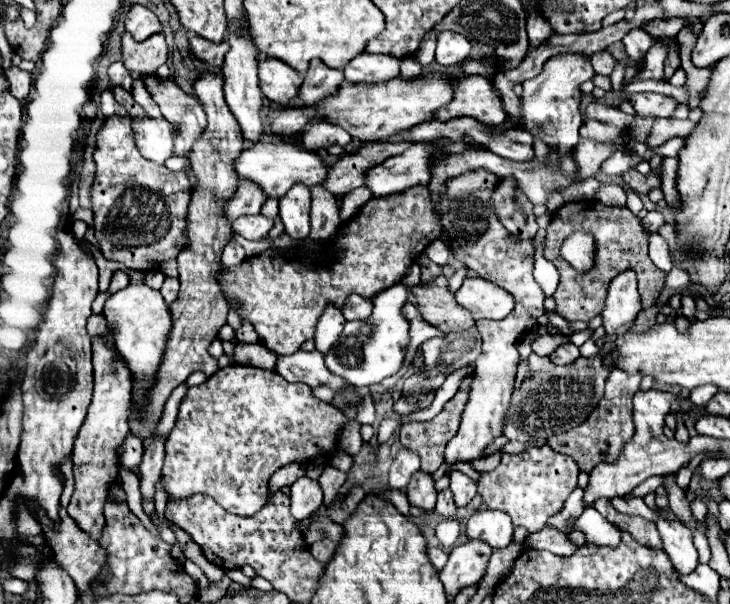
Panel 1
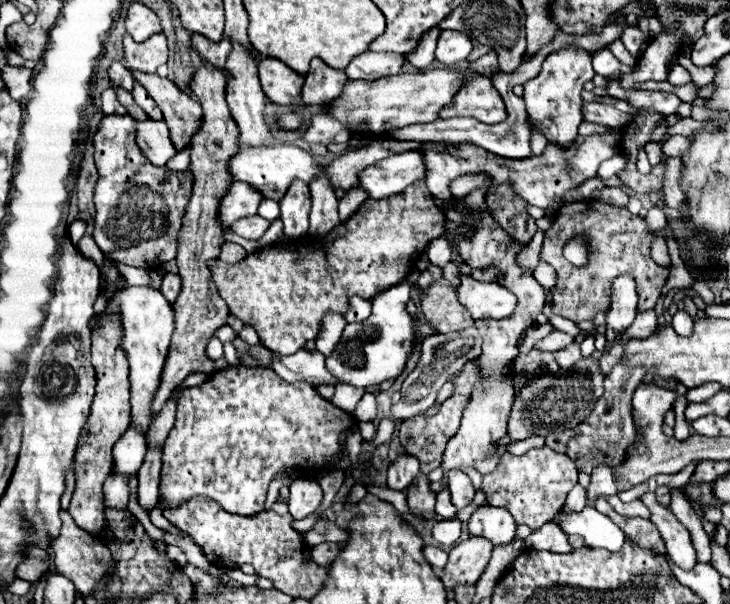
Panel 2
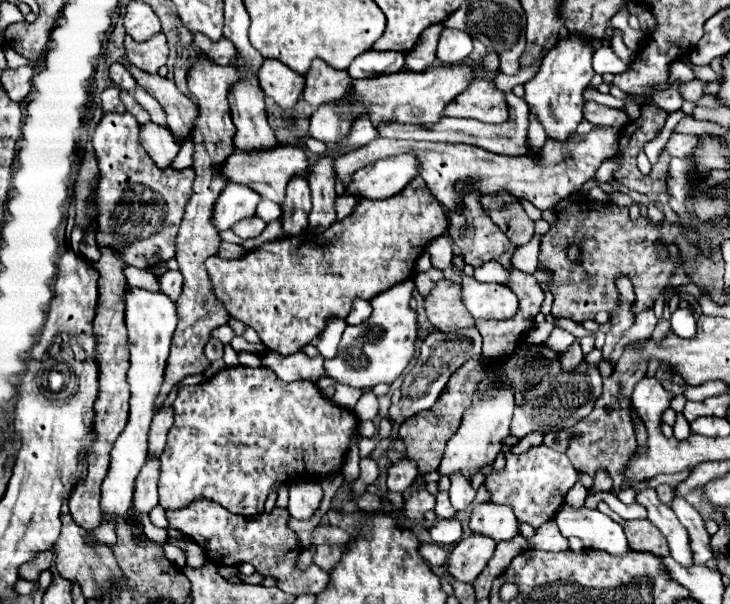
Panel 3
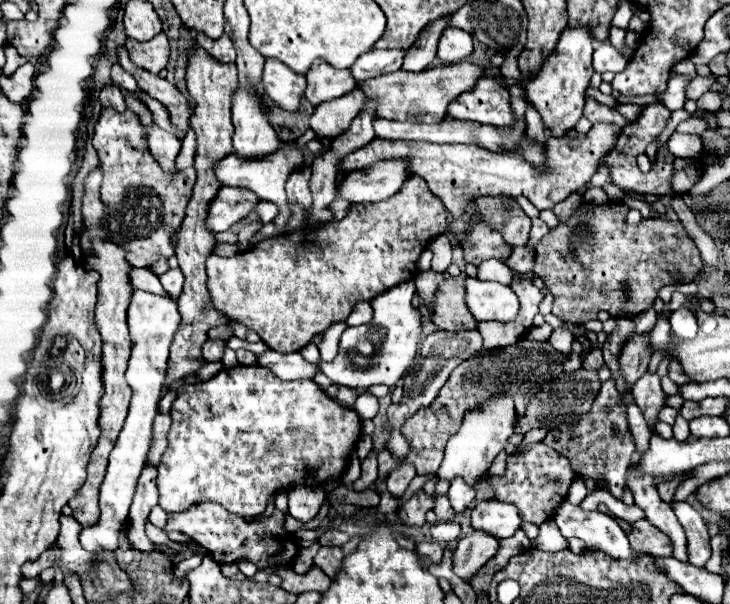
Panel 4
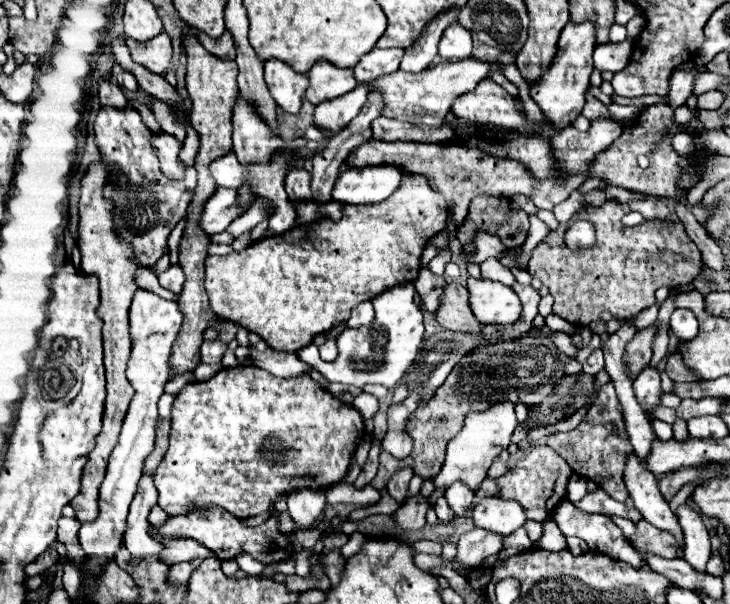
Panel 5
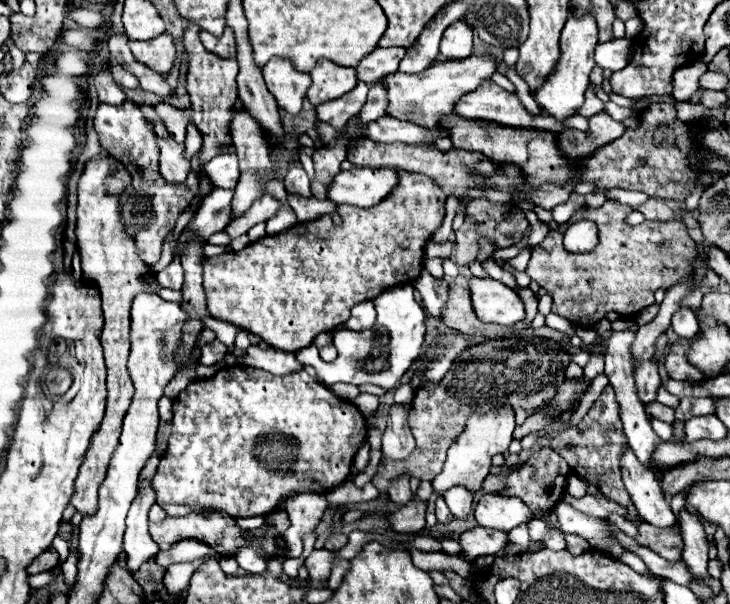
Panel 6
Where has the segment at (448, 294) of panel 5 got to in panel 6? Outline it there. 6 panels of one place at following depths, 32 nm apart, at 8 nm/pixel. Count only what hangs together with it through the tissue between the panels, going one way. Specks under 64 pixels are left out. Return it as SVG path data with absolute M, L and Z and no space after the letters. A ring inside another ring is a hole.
M458 284L448 286L448 302L444 304L440 312L440 320L444 326L458 330L466 336L484 336L492 338L496 336L508 336L512 332L510 326L500 326L500 324L484 324L476 318L472 312L472 302L470 302L470 292L468 288L462 288Z

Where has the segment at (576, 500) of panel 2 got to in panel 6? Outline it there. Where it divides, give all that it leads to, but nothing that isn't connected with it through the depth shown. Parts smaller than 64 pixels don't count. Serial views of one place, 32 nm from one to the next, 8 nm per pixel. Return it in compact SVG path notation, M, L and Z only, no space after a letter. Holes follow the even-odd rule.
M570 474L566 492L572 494L572 498L582 498L586 494L586 480L582 480L578 474Z

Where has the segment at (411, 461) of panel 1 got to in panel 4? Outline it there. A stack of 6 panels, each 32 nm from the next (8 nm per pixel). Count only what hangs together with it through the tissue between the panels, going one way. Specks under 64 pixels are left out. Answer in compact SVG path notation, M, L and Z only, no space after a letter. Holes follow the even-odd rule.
M400 462L400 464L398 464L394 470L390 470L390 474L388 474L388 480L386 480L388 492L390 492L392 496L402 496L414 476L416 476L416 468L412 468L412 464Z

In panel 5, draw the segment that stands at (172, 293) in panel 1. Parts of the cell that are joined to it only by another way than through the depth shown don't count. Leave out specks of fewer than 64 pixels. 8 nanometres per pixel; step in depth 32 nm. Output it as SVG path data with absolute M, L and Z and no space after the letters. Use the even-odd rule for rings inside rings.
M170 266L166 272L158 274L158 280L160 280L160 284L162 284L166 290L170 290L170 292L174 292L174 294L180 294L180 292L182 292L184 274L180 272L180 266Z

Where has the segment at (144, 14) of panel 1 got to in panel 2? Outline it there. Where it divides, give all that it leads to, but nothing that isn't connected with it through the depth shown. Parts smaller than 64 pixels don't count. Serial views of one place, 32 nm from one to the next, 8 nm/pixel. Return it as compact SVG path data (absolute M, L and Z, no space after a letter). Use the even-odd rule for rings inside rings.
M132 2L126 16L126 30L136 42L144 42L152 34L162 32L162 26L160 26L158 16L148 6L140 2Z

